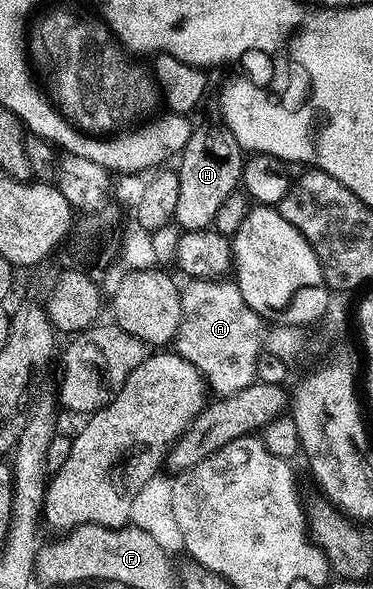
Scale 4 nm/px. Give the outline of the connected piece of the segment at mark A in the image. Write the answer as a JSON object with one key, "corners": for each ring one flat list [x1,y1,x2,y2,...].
{"corners":[[229,278,210,280,190,279,189,285,181,288,181,318,175,341,175,350,187,362,201,371,210,389,217,391,218,397,229,396,243,390,255,380,255,358,263,351,263,321,260,316,243,302,243,294,236,283]]}

